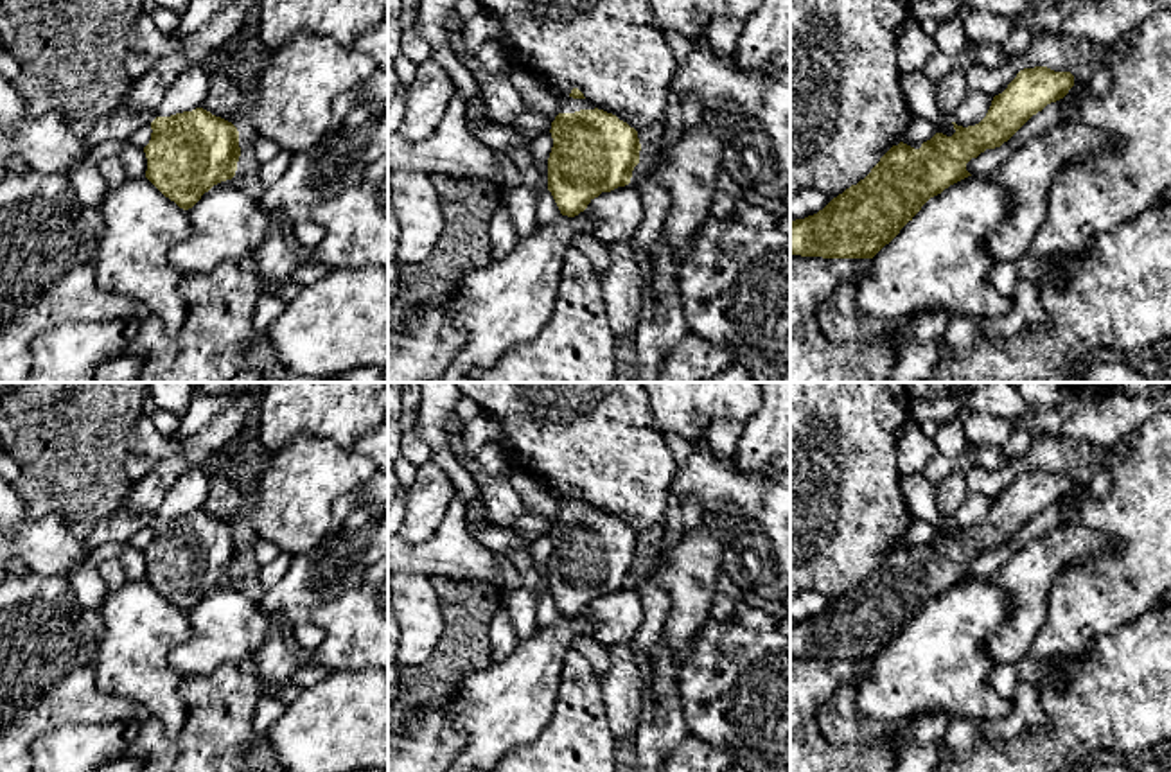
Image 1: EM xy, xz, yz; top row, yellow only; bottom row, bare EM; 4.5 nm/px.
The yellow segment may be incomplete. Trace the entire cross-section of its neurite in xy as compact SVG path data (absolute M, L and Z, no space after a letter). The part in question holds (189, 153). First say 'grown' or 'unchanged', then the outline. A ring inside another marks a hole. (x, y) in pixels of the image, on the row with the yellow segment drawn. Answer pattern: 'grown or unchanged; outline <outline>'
unchanged; outline M196 108L156 117L151 129L145 178L180 208L192 208L214 185L235 176L241 147L232 122Z

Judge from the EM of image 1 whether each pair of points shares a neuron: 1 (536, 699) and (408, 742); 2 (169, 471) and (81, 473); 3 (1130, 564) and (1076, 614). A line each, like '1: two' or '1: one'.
1: one
2: two
3: one

